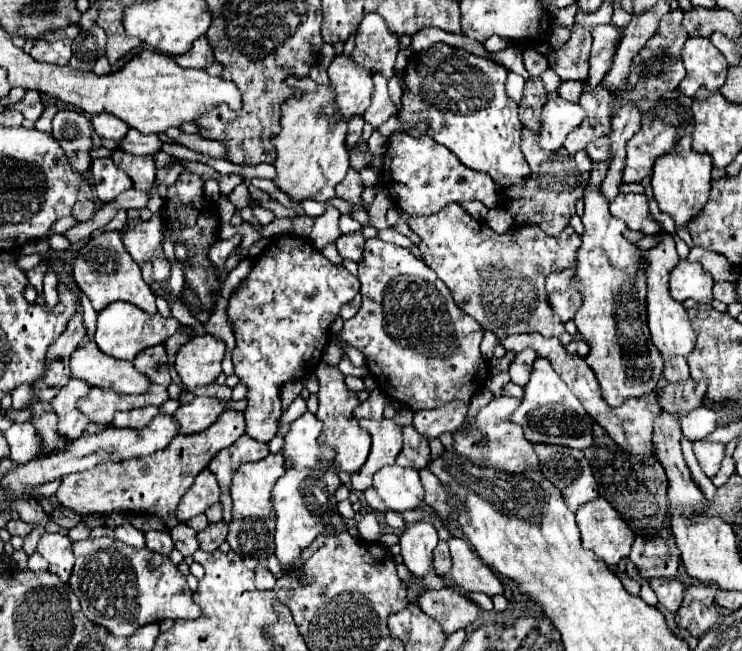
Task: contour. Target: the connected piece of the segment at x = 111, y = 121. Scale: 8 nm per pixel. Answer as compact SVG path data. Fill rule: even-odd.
M113 114L93 116L91 120L93 120L93 126L95 126L95 134L97 136L109 138L109 140L115 140L115 142L123 140L125 134L127 134L127 130L129 130L129 126L123 120L119 120L117 116L113 116Z

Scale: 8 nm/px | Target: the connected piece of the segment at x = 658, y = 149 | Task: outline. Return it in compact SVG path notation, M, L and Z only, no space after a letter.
M643 116L641 130L627 142L623 184L641 182L647 178L657 156L669 152L673 142L675 126L669 126L669 122L649 122L649 118Z

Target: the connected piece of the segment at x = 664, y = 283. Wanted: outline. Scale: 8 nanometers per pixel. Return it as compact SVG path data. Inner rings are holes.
M665 236L659 246L647 250L645 260L647 260L645 272L647 272L647 282L649 282L647 324L649 324L649 330L651 330L651 340L653 340L655 348L659 350L659 354L665 362L673 360L673 358L687 358L695 350L695 330L689 322L689 316L687 316L687 310L683 308L683 304L673 300L671 294L669 294L669 272L679 262L673 238Z

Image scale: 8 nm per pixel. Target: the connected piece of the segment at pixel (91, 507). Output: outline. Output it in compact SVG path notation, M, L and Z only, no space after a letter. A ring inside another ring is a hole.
M227 410L213 426L197 434L179 434L173 442L157 450L149 456L129 458L121 462L101 462L91 470L67 474L61 480L55 496L60 505L77 512L79 516L85 514L101 514L109 516L113 512L133 512L133 514L153 514L153 516L167 516L173 514L181 496L189 490L195 476L209 466L213 456L235 444L245 434L245 420L243 414L237 410Z

